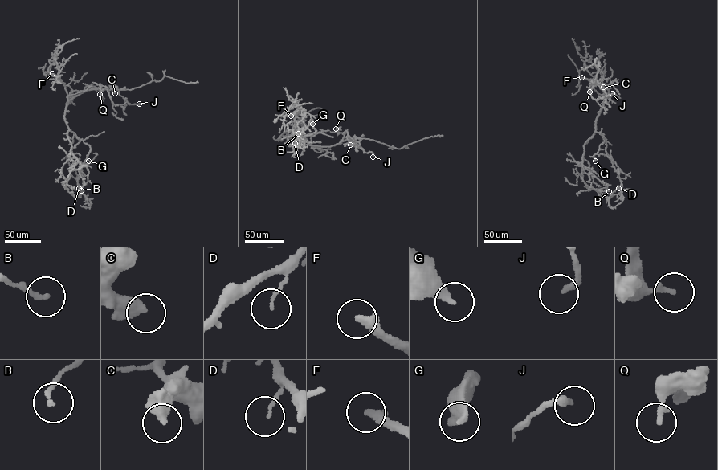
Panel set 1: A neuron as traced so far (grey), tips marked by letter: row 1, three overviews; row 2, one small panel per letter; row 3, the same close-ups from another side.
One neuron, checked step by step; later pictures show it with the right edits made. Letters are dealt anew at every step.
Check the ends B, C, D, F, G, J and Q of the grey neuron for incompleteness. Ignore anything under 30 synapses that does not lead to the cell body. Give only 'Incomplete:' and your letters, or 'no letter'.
Incomplete: F, G

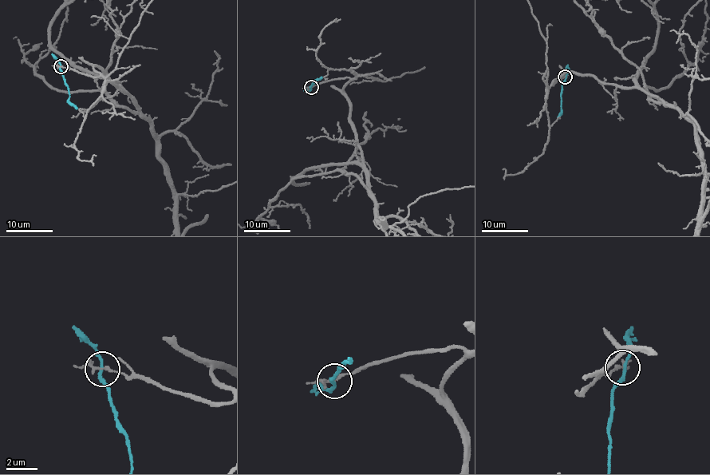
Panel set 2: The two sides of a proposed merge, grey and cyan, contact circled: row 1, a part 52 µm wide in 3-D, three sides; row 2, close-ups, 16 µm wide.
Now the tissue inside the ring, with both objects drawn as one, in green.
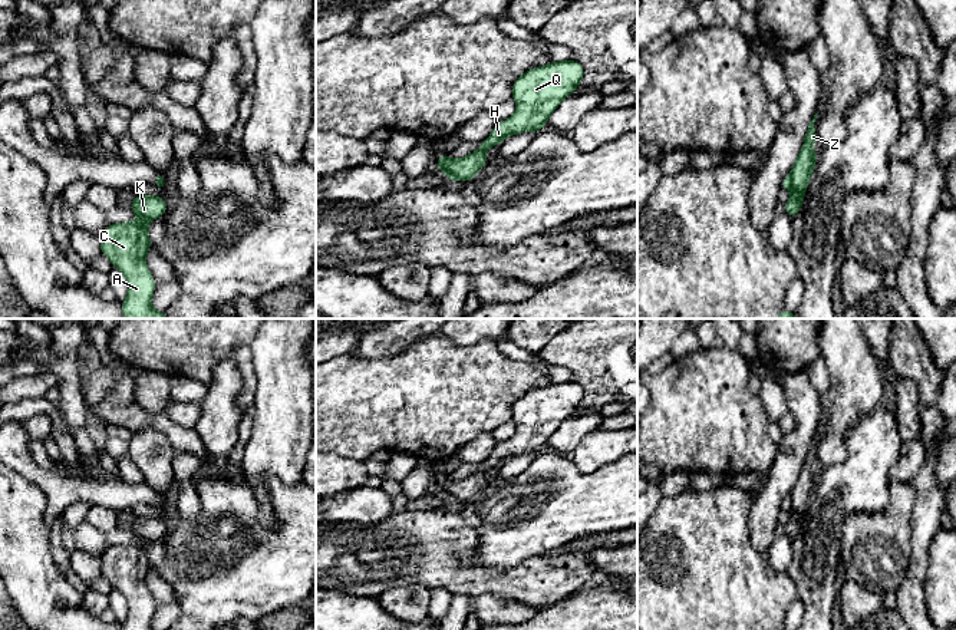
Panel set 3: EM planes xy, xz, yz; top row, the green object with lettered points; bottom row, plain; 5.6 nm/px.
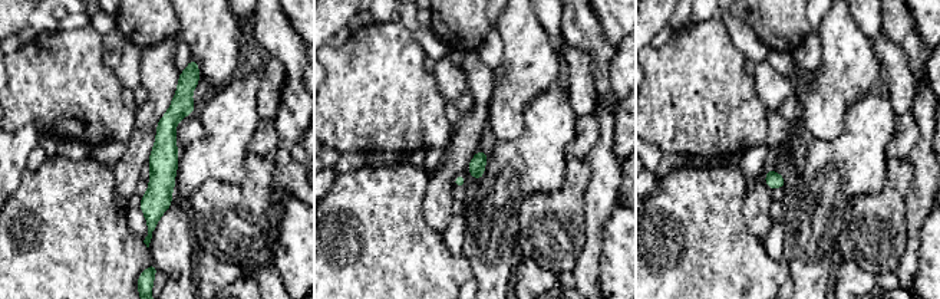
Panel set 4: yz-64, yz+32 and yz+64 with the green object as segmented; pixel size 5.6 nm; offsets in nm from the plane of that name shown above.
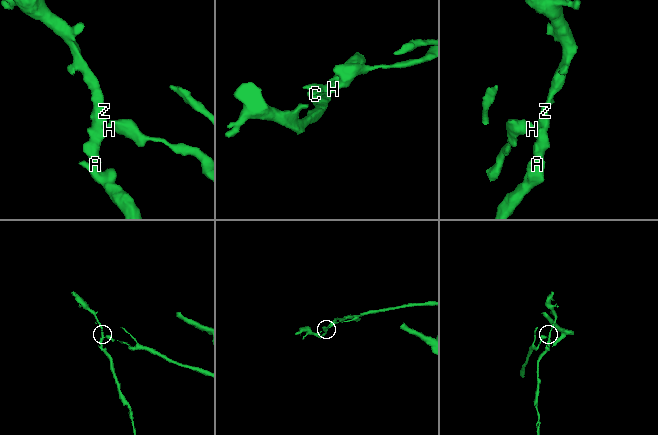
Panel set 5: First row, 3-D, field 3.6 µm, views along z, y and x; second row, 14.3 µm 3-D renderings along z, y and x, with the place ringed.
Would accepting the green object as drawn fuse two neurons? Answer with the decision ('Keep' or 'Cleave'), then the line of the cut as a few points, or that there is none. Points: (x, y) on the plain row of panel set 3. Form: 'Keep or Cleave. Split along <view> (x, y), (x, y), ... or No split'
Cleave. Split along xz (480, 471), (484, 472)

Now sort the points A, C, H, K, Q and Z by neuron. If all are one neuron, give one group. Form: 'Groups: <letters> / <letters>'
Groups: A C K Z / H Q

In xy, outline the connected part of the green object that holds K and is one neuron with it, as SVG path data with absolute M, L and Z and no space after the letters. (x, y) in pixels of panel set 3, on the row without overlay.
M138 517L129 530L141 541L106 548L100 557L100 574L126 598L128 617L122 630L152 630L155 603L145 583L152 567L148 544L165 535L167 524L161 518Z

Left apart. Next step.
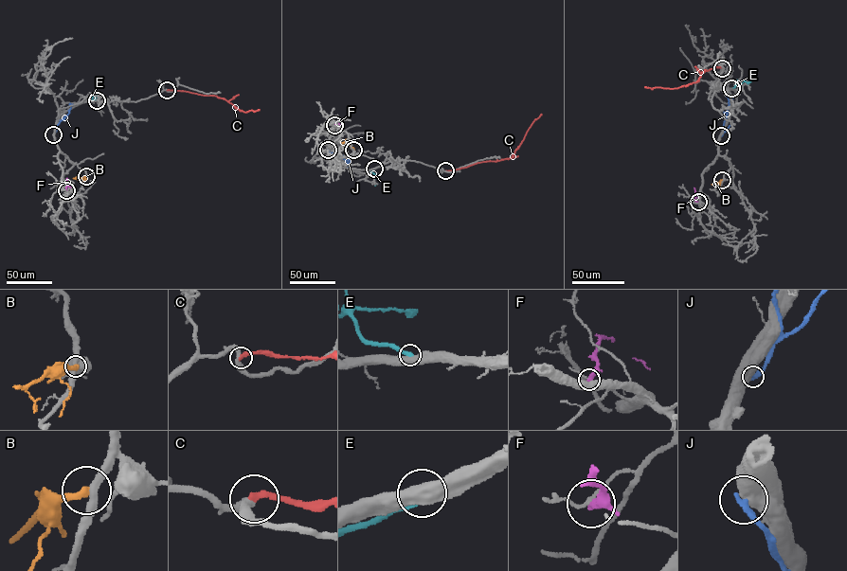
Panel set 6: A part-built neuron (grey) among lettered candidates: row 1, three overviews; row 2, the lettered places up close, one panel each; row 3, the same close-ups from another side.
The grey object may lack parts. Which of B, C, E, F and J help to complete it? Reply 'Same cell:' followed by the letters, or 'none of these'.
Same cell: none of these

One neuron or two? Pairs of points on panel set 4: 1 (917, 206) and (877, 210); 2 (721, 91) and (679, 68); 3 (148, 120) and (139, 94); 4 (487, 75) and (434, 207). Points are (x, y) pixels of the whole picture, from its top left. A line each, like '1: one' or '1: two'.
1: two
2: one
3: two
4: one

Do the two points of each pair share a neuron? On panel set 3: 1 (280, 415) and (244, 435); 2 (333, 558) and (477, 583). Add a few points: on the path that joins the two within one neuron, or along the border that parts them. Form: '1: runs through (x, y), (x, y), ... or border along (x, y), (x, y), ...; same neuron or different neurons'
1: border along (250, 414), (251, 436), (241, 462); different neurons
2: runs through (369, 558), (441, 558); same neuron

